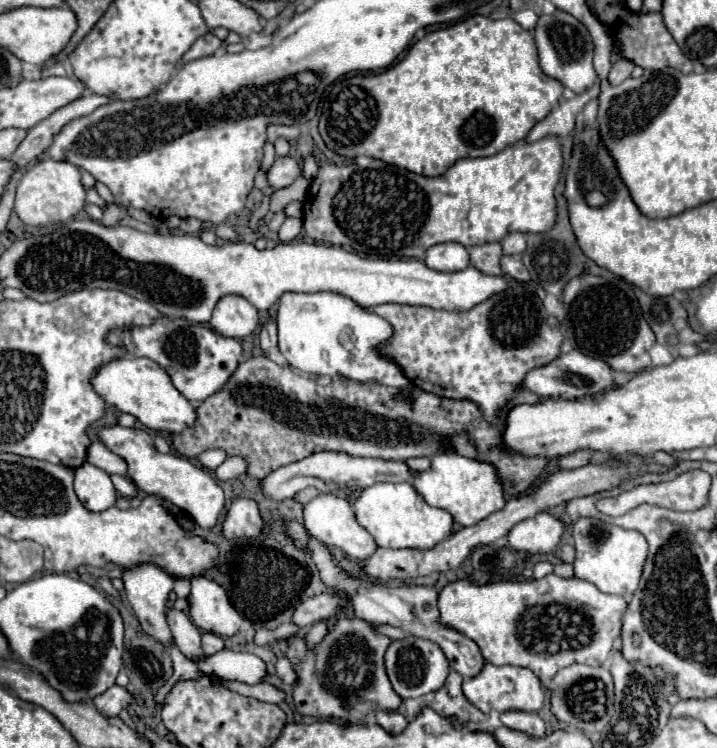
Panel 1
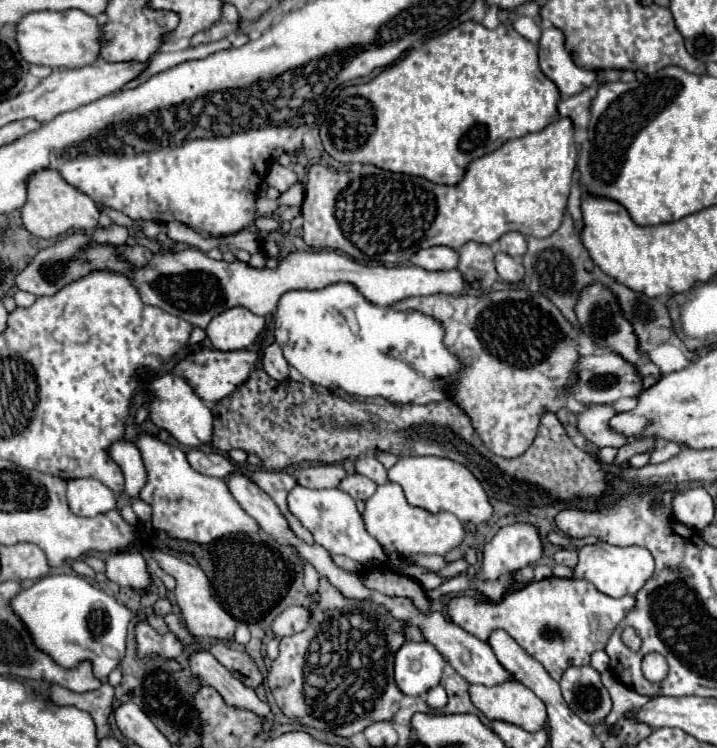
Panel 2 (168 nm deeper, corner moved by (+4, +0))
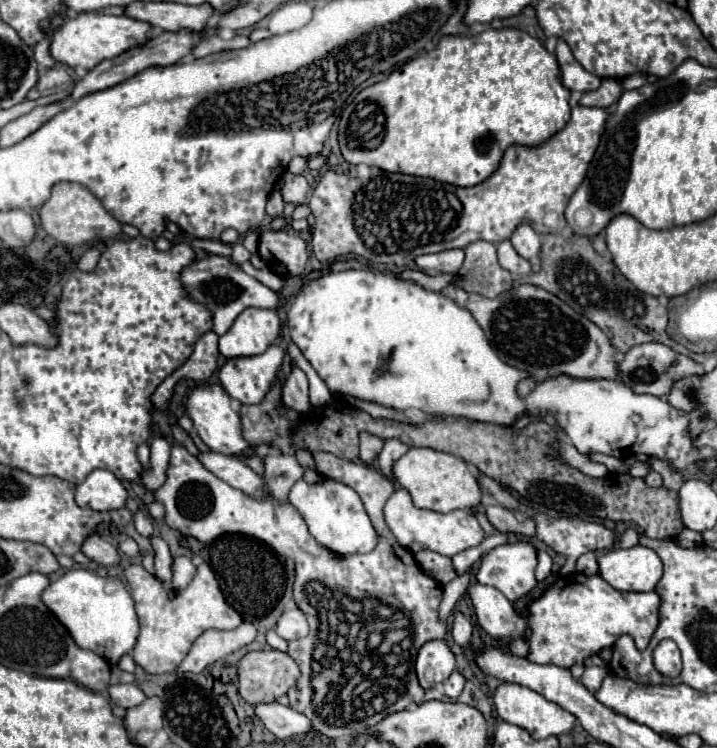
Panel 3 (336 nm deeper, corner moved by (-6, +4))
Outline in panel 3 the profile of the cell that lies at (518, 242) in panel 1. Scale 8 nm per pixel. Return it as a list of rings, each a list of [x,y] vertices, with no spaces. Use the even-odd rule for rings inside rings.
[[[520,224],[514,230],[510,242],[512,242],[514,250],[526,260],[530,260],[530,258],[540,254],[540,236],[528,224]]]

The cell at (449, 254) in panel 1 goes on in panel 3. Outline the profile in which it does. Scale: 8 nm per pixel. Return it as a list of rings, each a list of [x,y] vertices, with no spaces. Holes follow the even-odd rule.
[[[444,250],[438,254],[424,254],[416,258],[416,266],[424,272],[448,272],[456,274],[462,266],[462,252],[464,250]]]

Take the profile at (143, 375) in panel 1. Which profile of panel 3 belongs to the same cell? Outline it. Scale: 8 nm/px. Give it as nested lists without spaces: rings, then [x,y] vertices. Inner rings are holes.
[[[200,384],[188,394],[186,402],[186,416],[194,424],[194,432],[202,438],[202,442],[220,454],[228,456],[242,456],[244,450],[248,448],[246,440],[242,438],[242,426],[240,426],[240,416],[230,408],[230,396],[224,392],[220,384]]]

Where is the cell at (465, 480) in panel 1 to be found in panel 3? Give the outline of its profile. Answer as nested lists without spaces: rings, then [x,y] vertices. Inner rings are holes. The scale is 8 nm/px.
[[[410,448],[398,462],[394,462],[394,476],[404,486],[416,508],[428,508],[434,512],[470,510],[482,502],[480,480],[470,472],[468,464],[452,454],[436,452],[432,448]]]

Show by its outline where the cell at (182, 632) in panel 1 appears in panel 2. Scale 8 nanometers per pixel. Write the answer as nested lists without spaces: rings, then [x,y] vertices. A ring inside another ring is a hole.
[[[200,650],[190,658],[190,670],[204,684],[216,688],[216,692],[224,698],[228,706],[244,708],[254,712],[256,716],[270,716],[268,702],[262,702],[252,688],[246,688],[238,678],[234,678],[210,652]]]

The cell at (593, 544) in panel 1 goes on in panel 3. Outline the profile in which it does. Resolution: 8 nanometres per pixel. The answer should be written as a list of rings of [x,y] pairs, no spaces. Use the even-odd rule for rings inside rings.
[[[646,546],[610,548],[598,554],[600,576],[616,590],[650,592],[662,578],[662,560]]]

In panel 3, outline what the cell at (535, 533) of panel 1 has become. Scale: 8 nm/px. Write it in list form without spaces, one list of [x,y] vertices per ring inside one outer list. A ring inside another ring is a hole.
[[[528,540],[506,542],[502,546],[496,546],[494,550],[490,550],[482,558],[476,580],[480,584],[488,584],[488,586],[498,588],[510,602],[514,602],[514,600],[518,600],[520,596],[524,596],[526,592],[530,592],[536,586],[536,578],[534,578],[536,564],[538,564],[538,550],[532,542],[528,542]]]

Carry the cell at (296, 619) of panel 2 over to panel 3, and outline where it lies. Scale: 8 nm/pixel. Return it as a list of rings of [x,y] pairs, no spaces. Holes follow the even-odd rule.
[[[290,608],[286,610],[278,624],[276,624],[276,634],[282,636],[284,640],[298,640],[308,634],[308,620],[306,614],[300,608]]]

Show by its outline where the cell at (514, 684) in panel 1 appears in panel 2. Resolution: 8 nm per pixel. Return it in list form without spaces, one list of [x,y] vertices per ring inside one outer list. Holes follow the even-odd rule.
[[[506,682],[500,686],[472,684],[470,698],[488,720],[510,722],[526,732],[538,732],[546,724],[544,702],[520,682]]]

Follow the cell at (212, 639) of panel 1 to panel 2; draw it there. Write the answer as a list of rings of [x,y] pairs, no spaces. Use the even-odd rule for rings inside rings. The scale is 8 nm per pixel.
[[[222,642],[214,644],[210,648],[210,652],[214,654],[214,658],[236,678],[240,678],[248,688],[258,688],[264,680],[264,676],[260,674],[258,666],[254,664],[254,660],[246,654],[246,652],[240,652],[240,650],[234,650],[234,648],[228,648],[224,646]]]

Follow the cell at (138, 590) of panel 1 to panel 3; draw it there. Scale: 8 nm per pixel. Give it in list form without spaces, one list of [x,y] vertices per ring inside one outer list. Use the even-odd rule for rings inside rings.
[[[92,534],[92,536],[84,542],[82,552],[84,552],[88,558],[92,558],[94,562],[104,564],[104,566],[116,566],[116,564],[120,564],[120,554],[118,554],[118,550],[116,550],[112,544],[104,542],[98,534]]]

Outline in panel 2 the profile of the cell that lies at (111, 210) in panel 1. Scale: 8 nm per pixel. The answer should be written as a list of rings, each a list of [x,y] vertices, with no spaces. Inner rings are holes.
[[[112,224],[110,228],[96,228],[90,238],[96,244],[114,244],[114,246],[120,246],[120,244],[126,244],[128,230],[118,226],[118,224]]]

